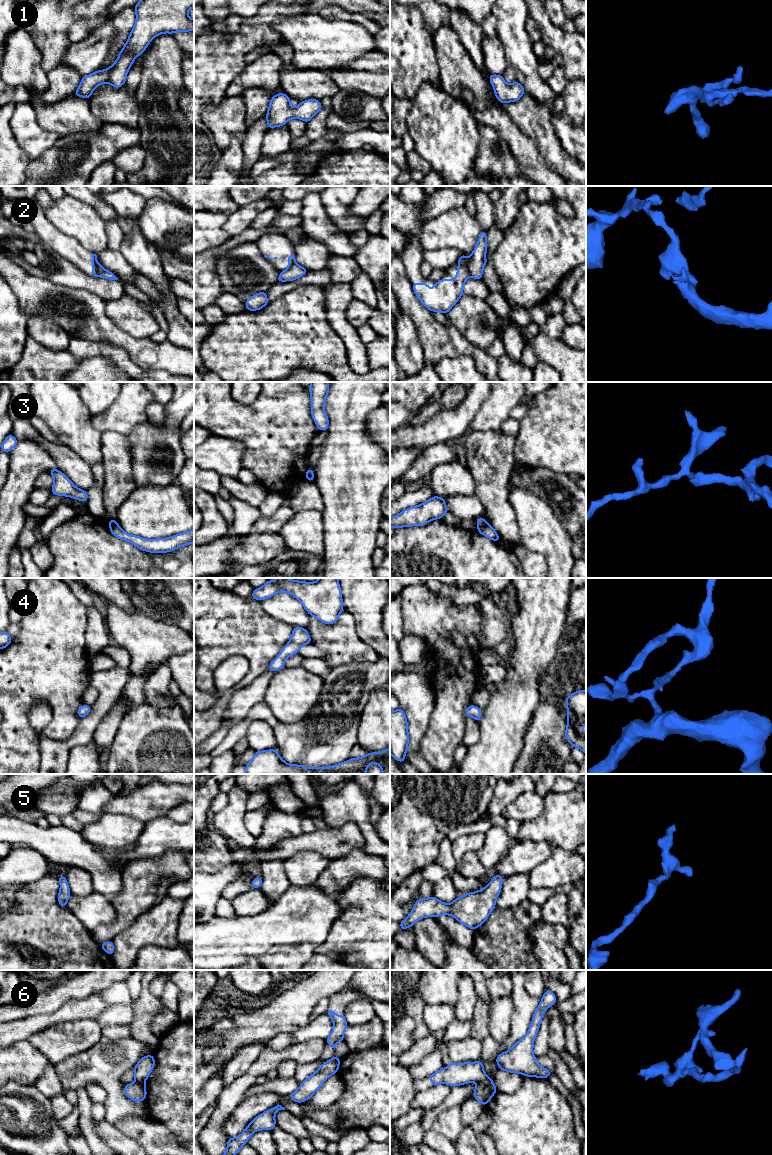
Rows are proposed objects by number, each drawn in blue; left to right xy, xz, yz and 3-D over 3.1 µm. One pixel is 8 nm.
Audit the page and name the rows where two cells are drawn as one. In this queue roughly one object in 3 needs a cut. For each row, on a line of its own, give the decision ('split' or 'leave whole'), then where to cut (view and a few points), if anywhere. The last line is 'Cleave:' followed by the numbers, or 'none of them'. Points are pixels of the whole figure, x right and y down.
1: leave whole; cut none
2: split; cut yz (468, 260), (468, 273), (470, 275)
3: split; cut yz (485, 522), (478, 526)
4: leave whole; cut none
5: leave whole; cut none
6: split; cut yz (487, 1077), (477, 1083)
Cleave: 2, 3, 6

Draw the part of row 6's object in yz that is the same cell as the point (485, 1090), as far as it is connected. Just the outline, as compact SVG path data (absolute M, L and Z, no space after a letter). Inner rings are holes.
M487 1077L485 1080L477 1083L473 1092L473 1097L482 1105L486 1106L496 1091L497 1088L493 1082L493 1079Z

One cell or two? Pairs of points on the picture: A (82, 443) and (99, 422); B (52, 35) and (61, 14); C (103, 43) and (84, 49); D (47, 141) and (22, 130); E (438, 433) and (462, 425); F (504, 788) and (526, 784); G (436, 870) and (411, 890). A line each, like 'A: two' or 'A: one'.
A: two
B: one
C: one
D: one
E: one
F: one
G: two

